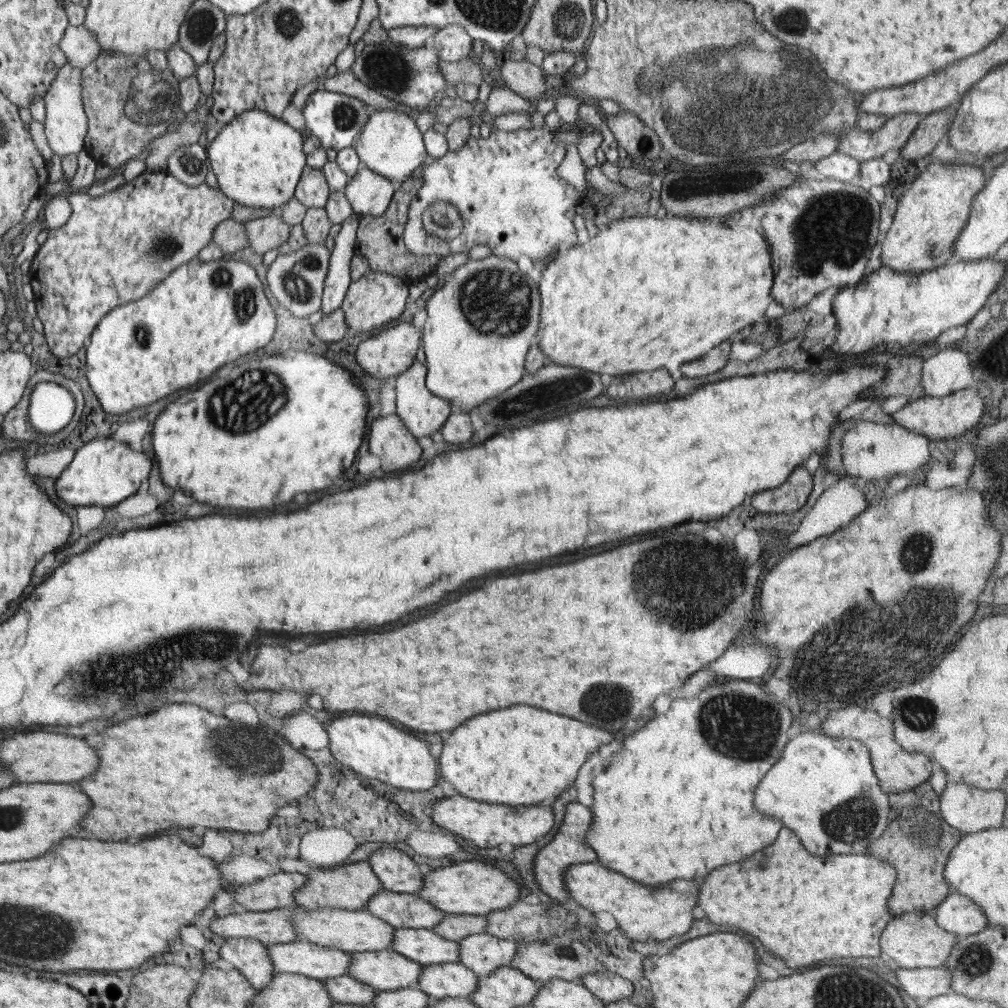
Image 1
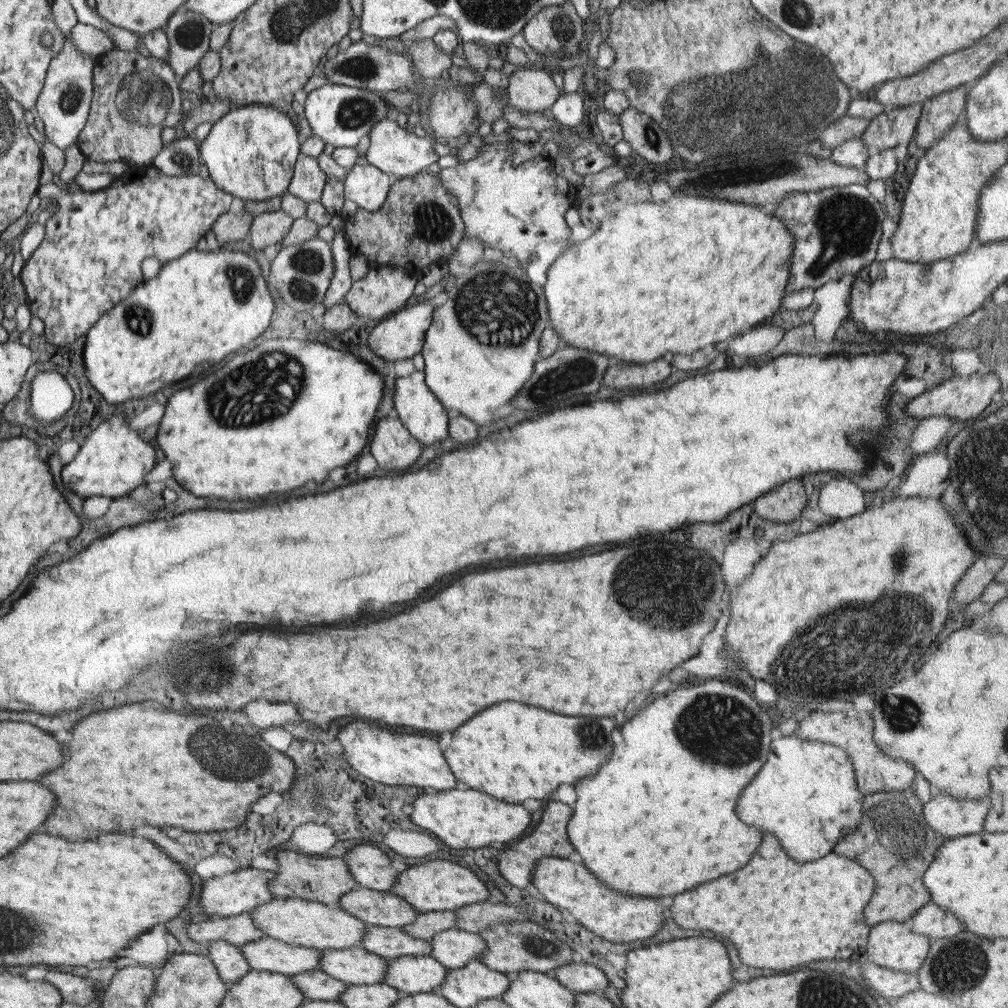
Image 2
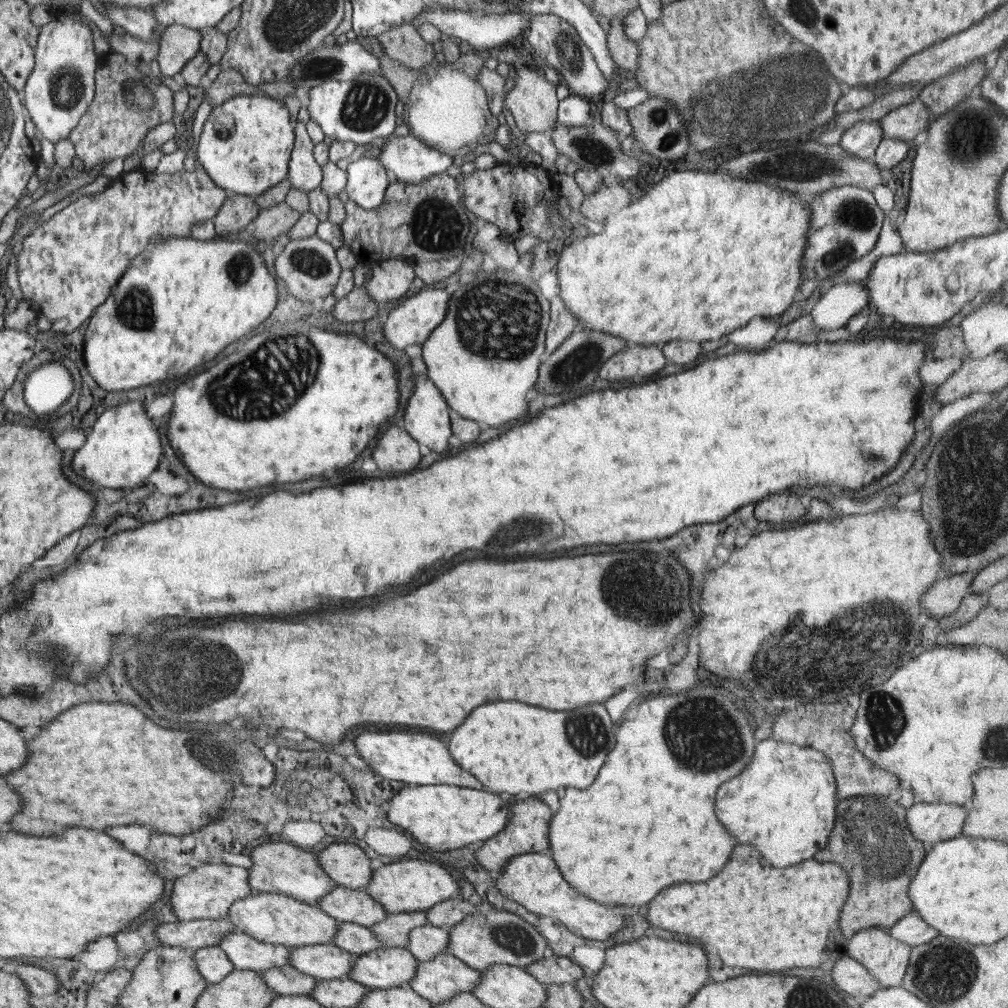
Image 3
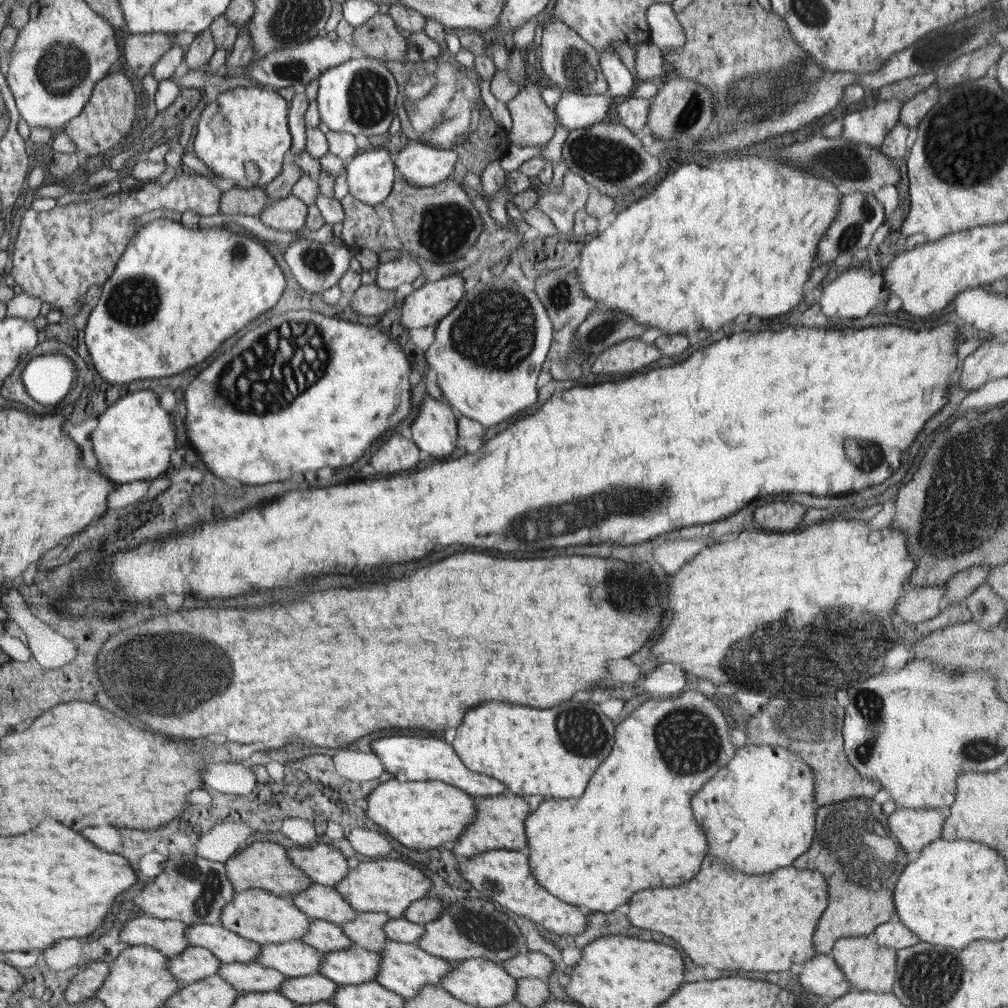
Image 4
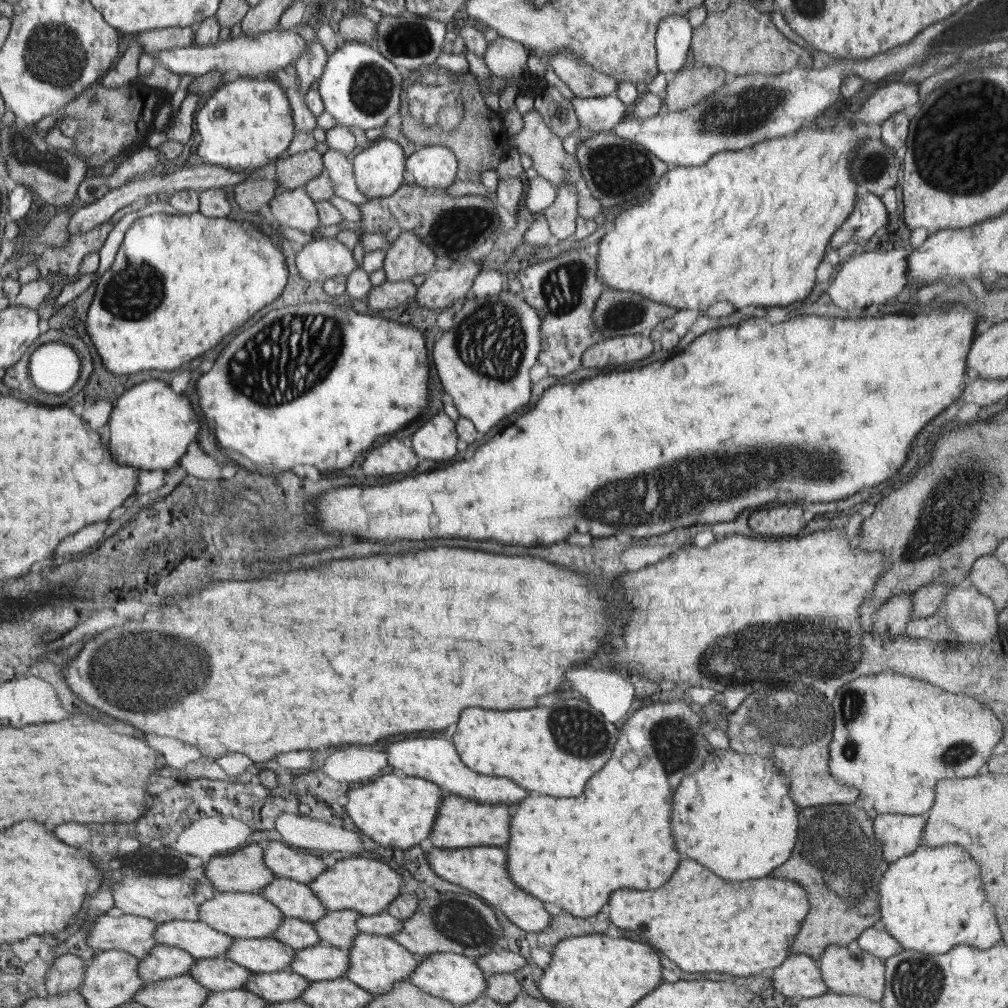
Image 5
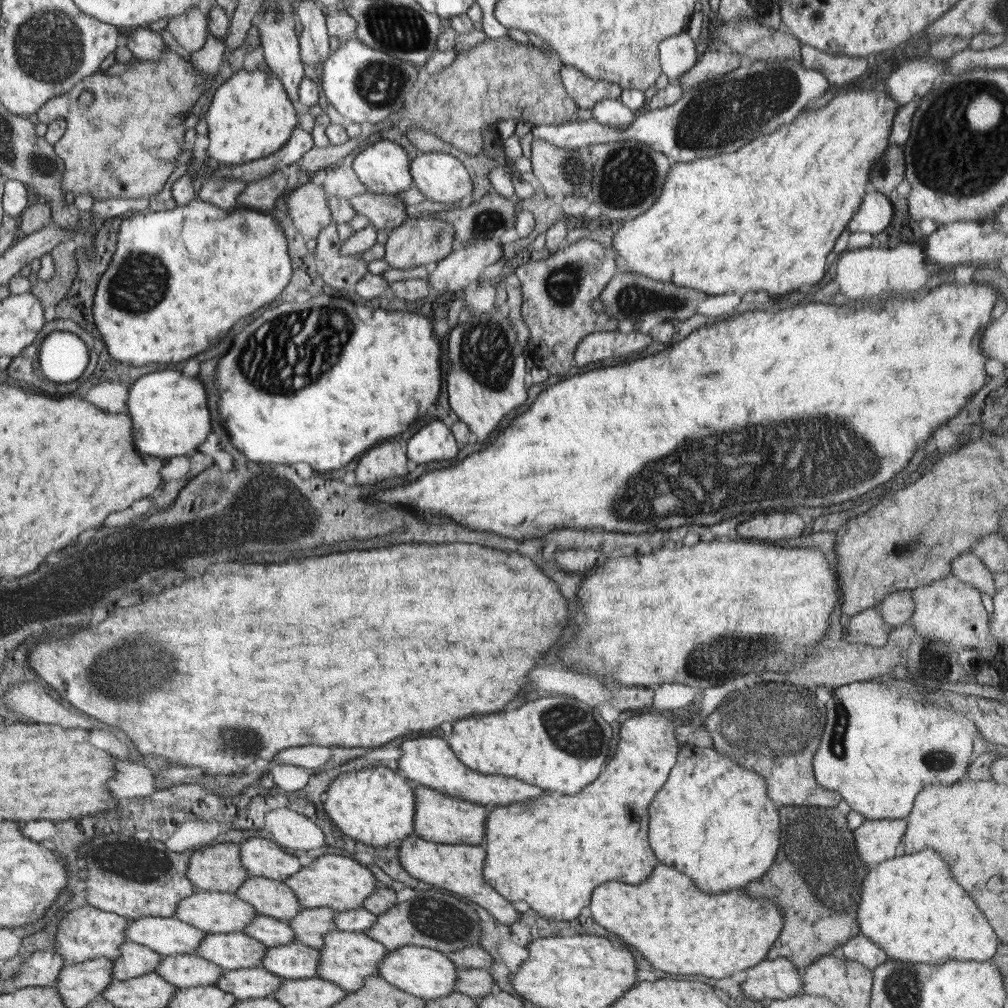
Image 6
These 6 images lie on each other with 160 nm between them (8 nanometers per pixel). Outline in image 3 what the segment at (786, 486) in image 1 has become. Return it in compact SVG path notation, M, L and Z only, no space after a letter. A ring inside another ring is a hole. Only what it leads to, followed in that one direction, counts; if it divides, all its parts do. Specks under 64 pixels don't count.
M787 492L769 495L756 504L753 513L758 520L778 522L781 520L788 520L788 522L798 520L798 518L788 518L790 512L792 512L792 507L794 507L794 512L796 512L798 516L804 516L804 514L807 513L798 497L797 494L790 495Z

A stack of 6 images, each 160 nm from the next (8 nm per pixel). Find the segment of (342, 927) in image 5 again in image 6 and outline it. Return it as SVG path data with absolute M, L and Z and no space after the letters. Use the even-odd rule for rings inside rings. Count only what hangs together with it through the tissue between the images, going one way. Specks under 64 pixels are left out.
M328 907L303 909L298 916L288 920L295 930L295 940L310 948L322 949L325 936L337 930L336 909Z

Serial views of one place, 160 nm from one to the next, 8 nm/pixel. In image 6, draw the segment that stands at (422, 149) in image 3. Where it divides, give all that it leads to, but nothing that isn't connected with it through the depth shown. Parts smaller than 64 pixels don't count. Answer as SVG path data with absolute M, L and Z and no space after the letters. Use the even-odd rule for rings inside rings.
M445 152L418 154L410 163L414 185L434 202L469 201L472 179L462 162Z

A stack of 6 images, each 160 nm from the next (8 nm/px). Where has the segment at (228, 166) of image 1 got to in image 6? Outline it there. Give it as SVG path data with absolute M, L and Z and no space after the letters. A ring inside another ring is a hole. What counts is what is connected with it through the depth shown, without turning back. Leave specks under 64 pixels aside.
M243 69L234 73L215 90L212 102L205 113L210 141L207 148L209 158L214 158L221 165L241 165L273 155L274 152L281 150L289 142L296 124L299 124L299 118L296 118L294 106L288 100L280 81L272 73L266 74L266 72L259 69L251 73Z

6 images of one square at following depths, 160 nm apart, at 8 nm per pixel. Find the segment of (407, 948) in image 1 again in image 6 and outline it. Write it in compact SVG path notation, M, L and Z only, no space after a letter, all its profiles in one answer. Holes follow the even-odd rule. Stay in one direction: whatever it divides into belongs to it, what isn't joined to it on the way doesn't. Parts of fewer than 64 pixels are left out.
M258 914L257 918L242 932L259 940L260 944L264 944L270 949L282 947L296 941L295 930L287 921L281 921L276 917L262 914Z

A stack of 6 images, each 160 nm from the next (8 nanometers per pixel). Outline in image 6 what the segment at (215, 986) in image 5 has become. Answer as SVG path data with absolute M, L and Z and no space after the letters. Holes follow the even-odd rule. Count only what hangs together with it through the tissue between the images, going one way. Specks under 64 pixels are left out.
M196 955L162 956L154 974L164 978L180 990L191 987L216 986L224 970Z

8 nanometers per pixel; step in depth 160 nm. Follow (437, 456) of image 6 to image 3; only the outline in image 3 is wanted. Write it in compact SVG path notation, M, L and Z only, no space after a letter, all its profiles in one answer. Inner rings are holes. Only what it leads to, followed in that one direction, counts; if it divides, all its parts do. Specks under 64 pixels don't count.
M426 375L416 379L415 389L404 410L404 428L417 443L442 452L448 448L448 438L453 434L451 408Z

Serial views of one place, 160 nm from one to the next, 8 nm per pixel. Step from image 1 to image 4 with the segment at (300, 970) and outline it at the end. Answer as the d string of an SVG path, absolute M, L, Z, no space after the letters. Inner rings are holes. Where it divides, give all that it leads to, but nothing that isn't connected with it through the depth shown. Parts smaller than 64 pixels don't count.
M192 924L187 930L188 944L210 949L222 963L252 963L262 945L224 928L221 924Z

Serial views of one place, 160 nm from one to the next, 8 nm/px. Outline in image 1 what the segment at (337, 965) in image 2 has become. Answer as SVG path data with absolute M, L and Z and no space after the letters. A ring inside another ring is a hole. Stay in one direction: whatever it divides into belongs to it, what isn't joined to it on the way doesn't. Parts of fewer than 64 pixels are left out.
M392 949L354 953L350 954L350 956L352 956L352 963L348 967L348 976L379 992L411 987L416 988L418 977L422 973L422 964L418 964L414 960L408 960L406 956L401 956Z

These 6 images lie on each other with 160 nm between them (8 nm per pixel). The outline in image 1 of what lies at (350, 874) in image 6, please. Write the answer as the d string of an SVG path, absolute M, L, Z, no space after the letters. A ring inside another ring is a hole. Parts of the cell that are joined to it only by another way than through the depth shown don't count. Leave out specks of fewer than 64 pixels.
M482 860L480 862L461 861L454 863L454 865L435 868L428 875L425 875L425 885L417 894L424 900L430 902L430 904L433 904L436 908L447 913L484 916L484 914L490 914L495 910L510 908L515 902L523 900L520 892L522 887L520 880L515 880L515 877L508 876L506 872L496 866L492 866L492 864L486 864Z

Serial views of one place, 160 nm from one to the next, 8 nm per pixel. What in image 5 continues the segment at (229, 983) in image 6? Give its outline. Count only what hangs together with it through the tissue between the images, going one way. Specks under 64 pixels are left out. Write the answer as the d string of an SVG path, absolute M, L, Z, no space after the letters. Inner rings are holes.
M290 971L256 973L242 989L270 1003L296 1000L310 987L311 982Z

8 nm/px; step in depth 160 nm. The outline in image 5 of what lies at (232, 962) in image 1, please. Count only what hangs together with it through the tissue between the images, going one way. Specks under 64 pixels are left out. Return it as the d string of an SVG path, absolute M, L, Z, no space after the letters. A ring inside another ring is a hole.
M158 944L150 950L148 957L140 959L138 976L146 982L187 976L196 960L198 959L184 952L184 949Z

